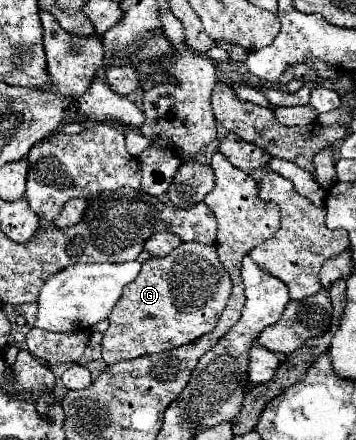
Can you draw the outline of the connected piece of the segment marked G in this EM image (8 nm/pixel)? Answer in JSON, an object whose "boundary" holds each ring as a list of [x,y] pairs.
{"boundary":[[[183,242],[179,248],[175,248],[171,254],[163,258],[149,258],[147,262],[143,262],[139,276],[125,286],[123,296],[119,298],[119,302],[115,304],[109,316],[111,324],[103,334],[103,342],[101,342],[103,360],[107,364],[115,364],[115,362],[139,358],[145,354],[159,354],[197,340],[199,336],[215,328],[221,316],[221,310],[229,300],[229,294],[231,294],[231,278],[217,258],[215,244]]]}

